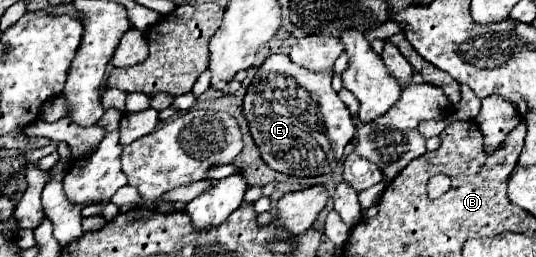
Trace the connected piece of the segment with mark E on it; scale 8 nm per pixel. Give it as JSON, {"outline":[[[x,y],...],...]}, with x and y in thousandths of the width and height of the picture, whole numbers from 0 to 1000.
{"outline":[[[646,202],[627,233],[623,265],[601,280],[563,265],[534,210],[511,210],[485,257],[455,381],[455,444],[489,623],[507,661],[560,693],[627,661],[646,560],[664,514],[653,428],[619,350],[619,304],[646,265]]]}

